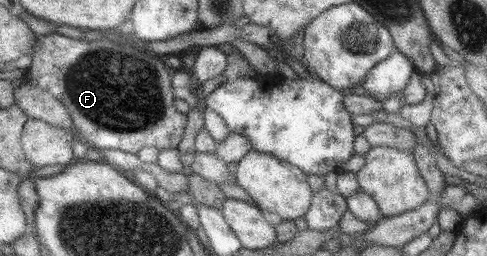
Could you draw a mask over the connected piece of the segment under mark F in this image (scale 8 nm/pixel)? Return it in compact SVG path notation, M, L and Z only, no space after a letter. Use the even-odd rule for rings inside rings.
M53 31L48 35L38 36L32 62L24 70L25 83L46 90L59 99L69 112L73 129L80 141L91 148L96 147L100 151L113 148L134 154L145 146L153 146L159 151L175 148L185 131L187 117L177 112L172 105L175 98L171 89L173 68L167 65L163 57L139 49L129 41L131 40L112 36L86 41Z

